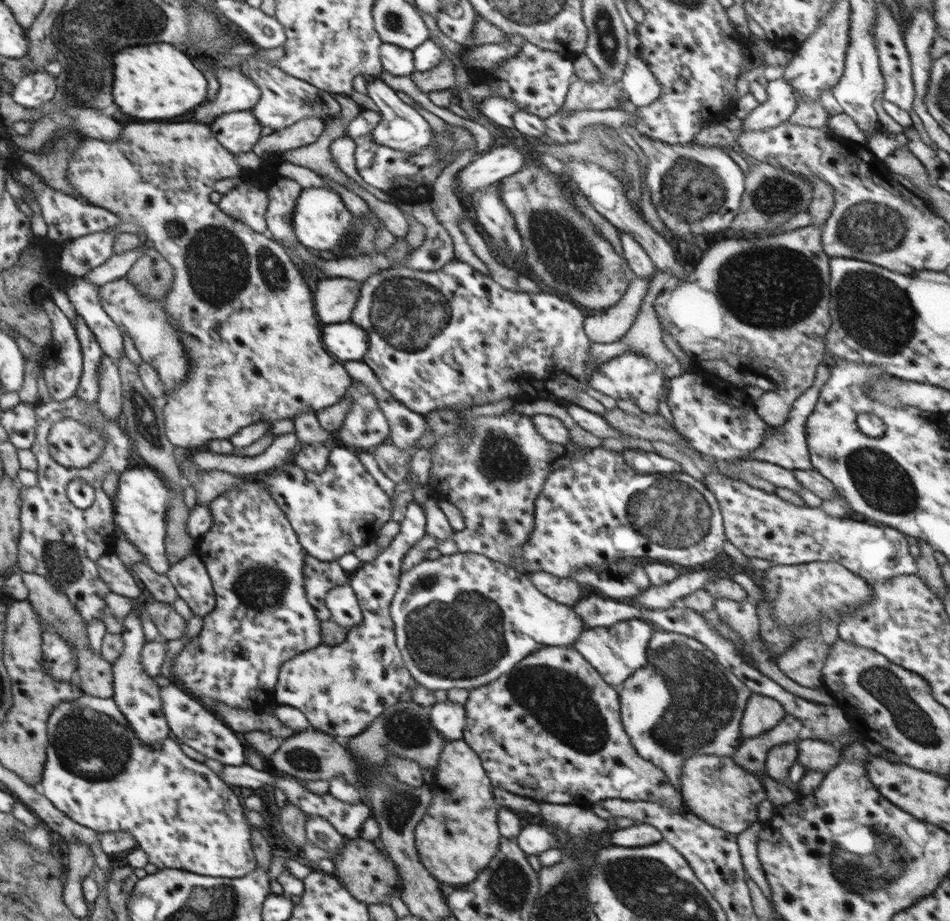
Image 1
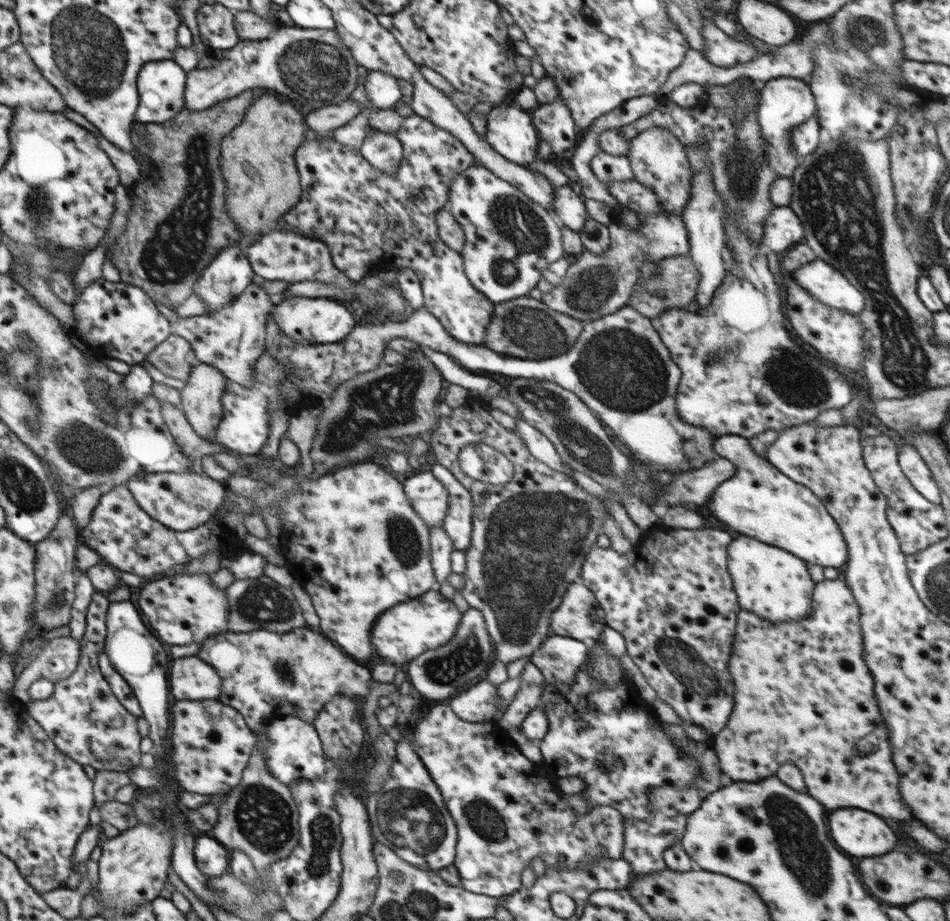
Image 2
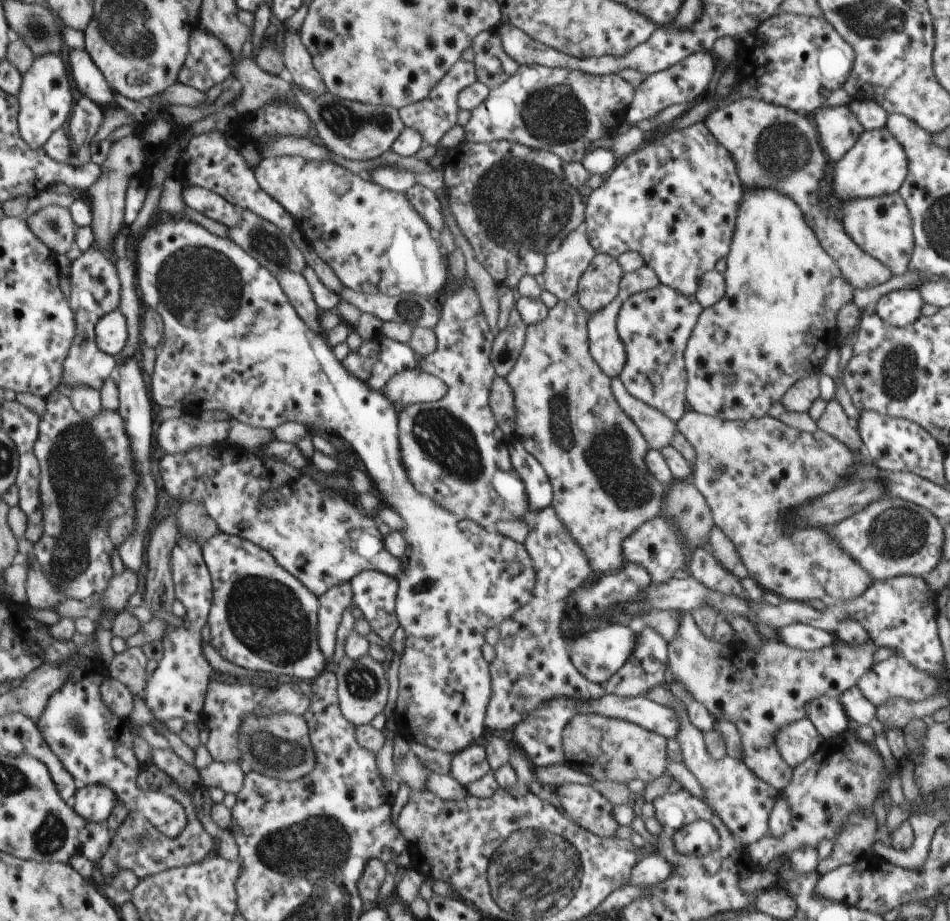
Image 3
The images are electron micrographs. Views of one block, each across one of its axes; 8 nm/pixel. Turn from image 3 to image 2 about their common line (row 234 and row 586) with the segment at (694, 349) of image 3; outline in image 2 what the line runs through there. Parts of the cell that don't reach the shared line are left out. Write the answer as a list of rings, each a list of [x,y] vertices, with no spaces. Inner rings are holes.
[[[749,536],[731,540],[727,549],[727,569],[739,605],[772,624],[800,621],[813,611],[815,582],[810,577],[807,565],[794,554]]]

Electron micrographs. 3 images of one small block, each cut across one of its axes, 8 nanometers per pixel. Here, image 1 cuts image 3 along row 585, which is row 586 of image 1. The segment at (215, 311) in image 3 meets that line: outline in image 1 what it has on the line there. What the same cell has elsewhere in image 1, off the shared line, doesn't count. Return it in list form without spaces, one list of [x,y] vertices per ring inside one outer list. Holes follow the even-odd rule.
[[[456,553],[452,555],[442,555],[438,560],[424,560],[416,564],[410,571],[401,572],[398,588],[390,605],[390,617],[393,621],[395,631],[396,644],[401,652],[406,668],[410,671],[412,678],[422,686],[435,690],[450,690],[450,688],[466,688],[472,690],[505,675],[514,668],[526,655],[532,654],[534,651],[542,647],[555,646],[574,646],[576,639],[585,632],[583,621],[575,614],[574,608],[560,604],[550,597],[542,594],[529,579],[529,575],[521,573],[514,567],[504,565],[494,560],[490,560],[483,555],[473,553]]]

